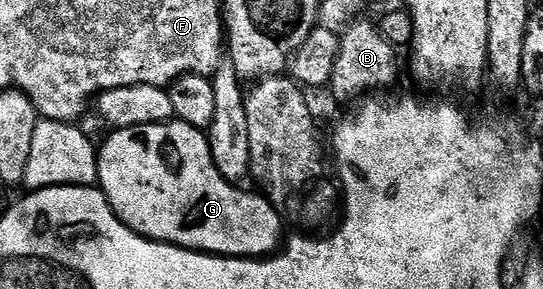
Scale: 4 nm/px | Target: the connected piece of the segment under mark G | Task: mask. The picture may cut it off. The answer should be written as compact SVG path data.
M176 118L167 124L148 124L147 126L135 126L134 128L119 128L108 133L105 145L100 145L97 154L97 184L105 197L109 200L113 213L125 223L135 234L145 237L147 240L157 240L161 244L174 244L180 248L189 248L192 252L211 252L214 256L248 256L250 258L264 258L274 255L282 247L281 224L282 213L270 202L268 196L260 191L248 192L234 181L229 180L219 172L219 166L215 166L215 158L211 156L211 146L208 135L202 129L185 124Z

